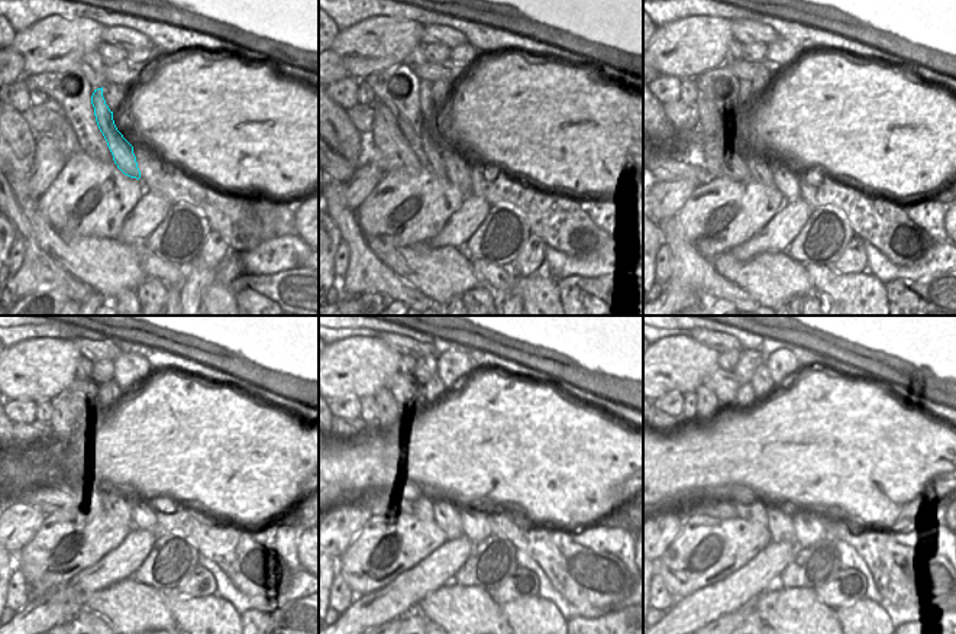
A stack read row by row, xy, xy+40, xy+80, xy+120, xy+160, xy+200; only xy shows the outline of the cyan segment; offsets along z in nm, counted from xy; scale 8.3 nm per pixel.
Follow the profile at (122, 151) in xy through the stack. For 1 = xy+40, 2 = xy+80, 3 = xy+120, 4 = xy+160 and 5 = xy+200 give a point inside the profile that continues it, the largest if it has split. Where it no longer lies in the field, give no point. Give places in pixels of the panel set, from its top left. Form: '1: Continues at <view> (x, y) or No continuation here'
1: Continues at xy+40 (458, 168)
2: Continues at xy+80 (787, 181)
3: Continues at xy+120 (144, 517)
4: Continues at xy+160 (475, 523)
5: Continues at xy+200 (810, 529)

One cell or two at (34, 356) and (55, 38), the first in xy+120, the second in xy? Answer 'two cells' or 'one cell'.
one cell

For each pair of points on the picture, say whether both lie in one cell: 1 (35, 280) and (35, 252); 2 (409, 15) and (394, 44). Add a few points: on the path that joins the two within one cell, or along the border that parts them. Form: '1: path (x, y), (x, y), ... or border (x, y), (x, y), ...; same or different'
1: path (35, 272), (35, 259); same
2: border (372, 16), (417, 20), (423, 26); different

